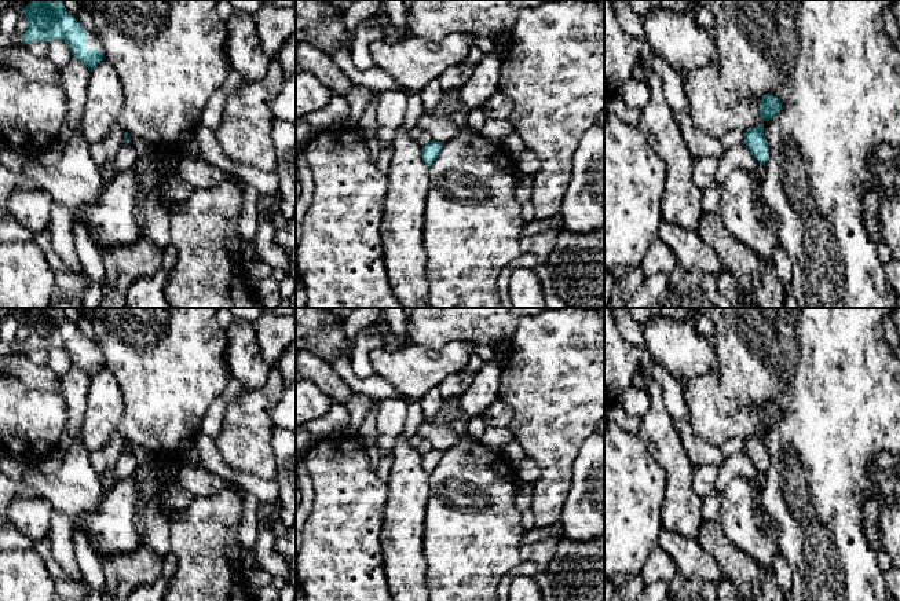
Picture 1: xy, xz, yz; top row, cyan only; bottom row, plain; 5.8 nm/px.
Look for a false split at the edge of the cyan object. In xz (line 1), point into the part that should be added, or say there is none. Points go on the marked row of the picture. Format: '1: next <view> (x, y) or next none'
1: next none

